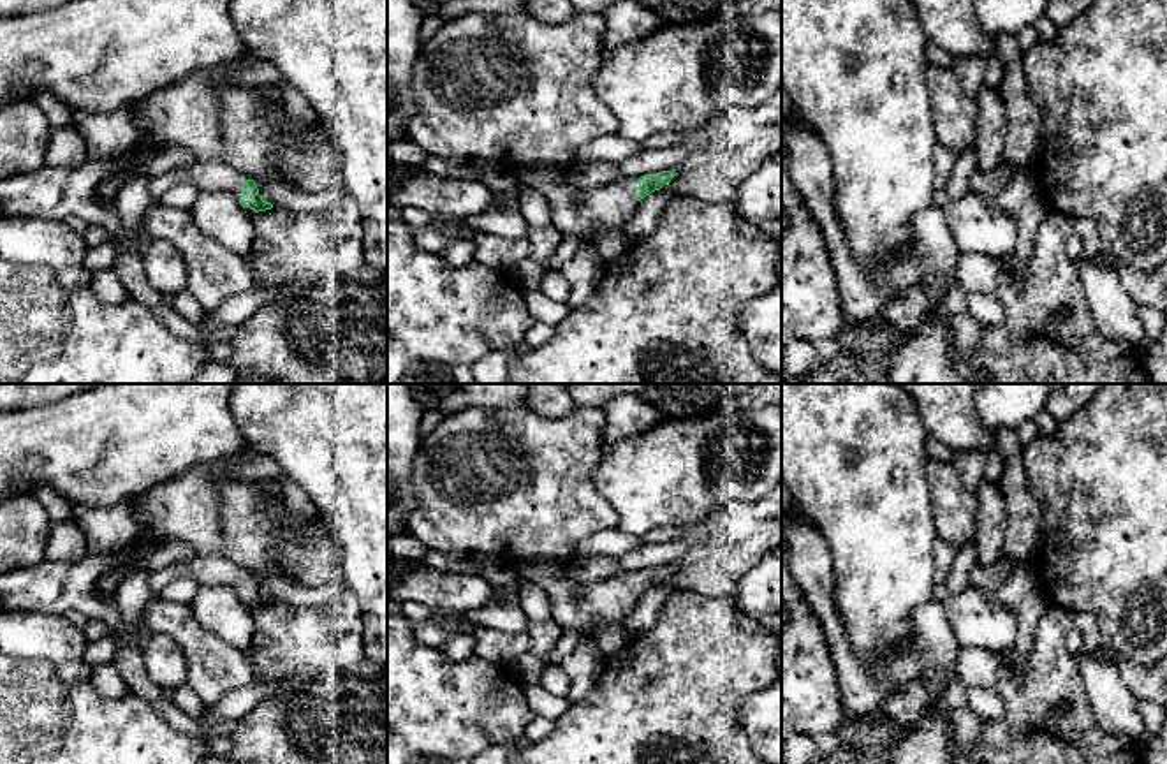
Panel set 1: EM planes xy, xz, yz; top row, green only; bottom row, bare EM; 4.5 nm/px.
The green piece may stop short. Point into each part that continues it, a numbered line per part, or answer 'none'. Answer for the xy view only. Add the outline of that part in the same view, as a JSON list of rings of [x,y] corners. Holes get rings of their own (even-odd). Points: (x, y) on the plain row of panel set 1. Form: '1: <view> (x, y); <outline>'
1: xy (215, 571); [[[195,556],[190,562],[169,565],[150,572],[148,590],[150,599],[158,599],[160,593],[178,577],[188,576],[199,586],[227,586],[238,595],[243,593],[243,577],[252,574],[248,569],[231,562],[227,556]]]

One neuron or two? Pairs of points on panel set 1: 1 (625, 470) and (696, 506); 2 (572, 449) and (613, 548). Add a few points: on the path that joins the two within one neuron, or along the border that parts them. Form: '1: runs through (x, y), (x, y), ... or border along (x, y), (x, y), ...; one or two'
1: runs through (643, 477), (667, 477), (678, 488); one
2: border along (615, 527), (585, 537), (572, 555); two

